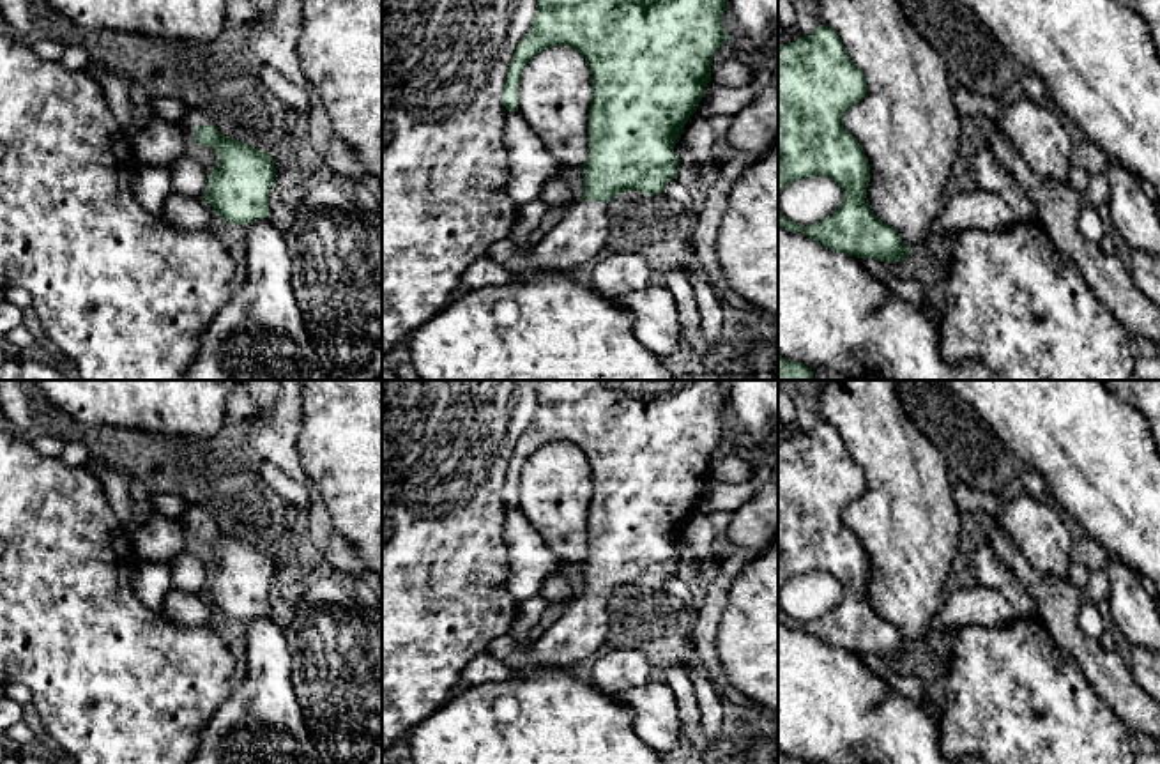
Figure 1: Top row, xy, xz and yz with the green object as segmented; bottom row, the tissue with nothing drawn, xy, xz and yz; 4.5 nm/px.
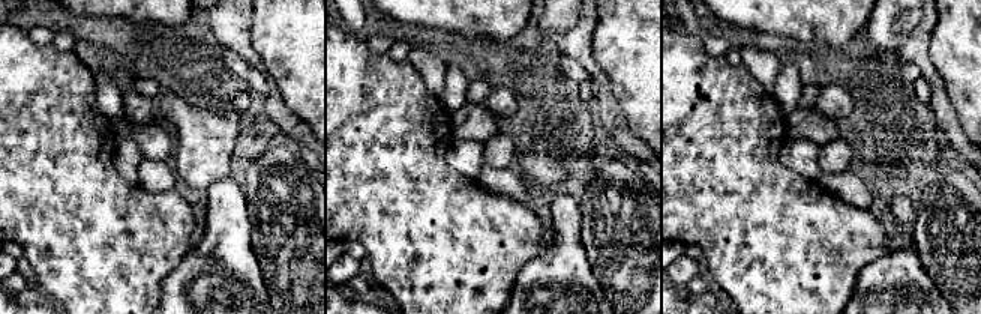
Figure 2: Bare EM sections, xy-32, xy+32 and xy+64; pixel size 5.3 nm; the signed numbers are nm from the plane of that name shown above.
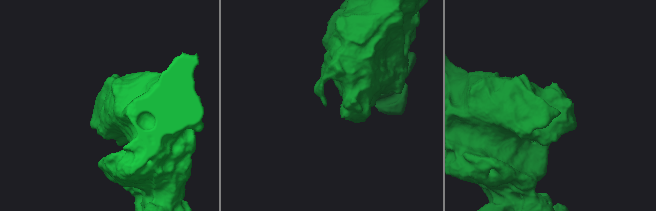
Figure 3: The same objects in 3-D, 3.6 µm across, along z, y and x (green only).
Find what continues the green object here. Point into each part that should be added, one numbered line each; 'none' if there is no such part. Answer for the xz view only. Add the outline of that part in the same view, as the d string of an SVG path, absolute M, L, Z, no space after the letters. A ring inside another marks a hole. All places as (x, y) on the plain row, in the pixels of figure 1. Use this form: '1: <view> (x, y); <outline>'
1: xz (580, 630); M575 596L564 614L532 644L529 667L568 670L592 656L608 637L608 598Z

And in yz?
none

